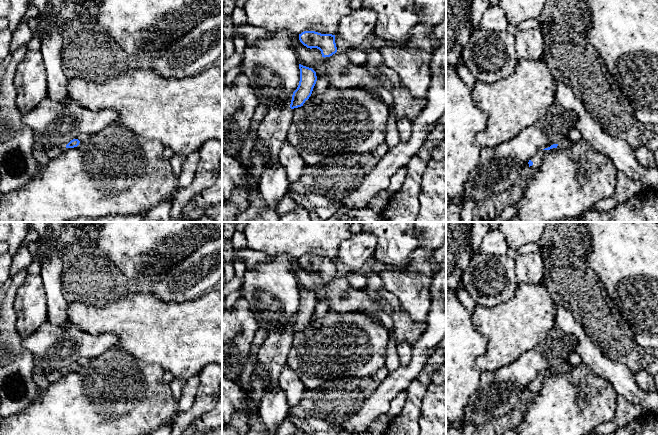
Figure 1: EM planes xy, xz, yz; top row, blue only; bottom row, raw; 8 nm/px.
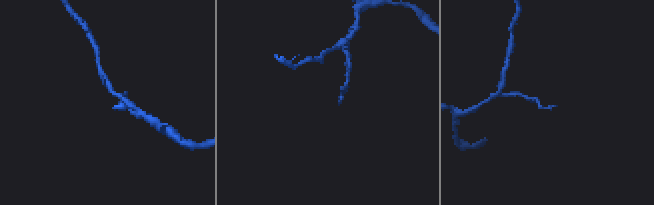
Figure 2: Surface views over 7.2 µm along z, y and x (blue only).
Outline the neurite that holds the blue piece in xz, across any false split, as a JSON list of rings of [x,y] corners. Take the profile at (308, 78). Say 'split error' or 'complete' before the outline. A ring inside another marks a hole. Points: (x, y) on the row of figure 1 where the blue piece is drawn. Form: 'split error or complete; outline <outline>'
split error; outline [[[299,64],[300,81],[293,92],[291,104],[282,103],[268,109],[268,113],[259,125],[256,135],[262,140],[267,153],[262,155],[254,145],[251,159],[252,164],[247,169],[249,178],[233,191],[229,200],[222,205],[222,222],[235,222],[238,213],[249,206],[249,184],[258,186],[266,165],[278,159],[280,148],[286,140],[288,128],[292,122],[293,109],[303,106],[312,94],[317,81],[316,72],[309,67]]]

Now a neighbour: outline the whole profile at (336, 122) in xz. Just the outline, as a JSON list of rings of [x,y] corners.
[[[330,86],[322,94],[311,95],[301,107],[294,108],[292,111],[293,118],[287,131],[286,140],[308,166],[319,165],[325,159],[341,154],[372,152],[386,140],[390,109],[382,99],[376,98],[362,87],[338,90]]]

